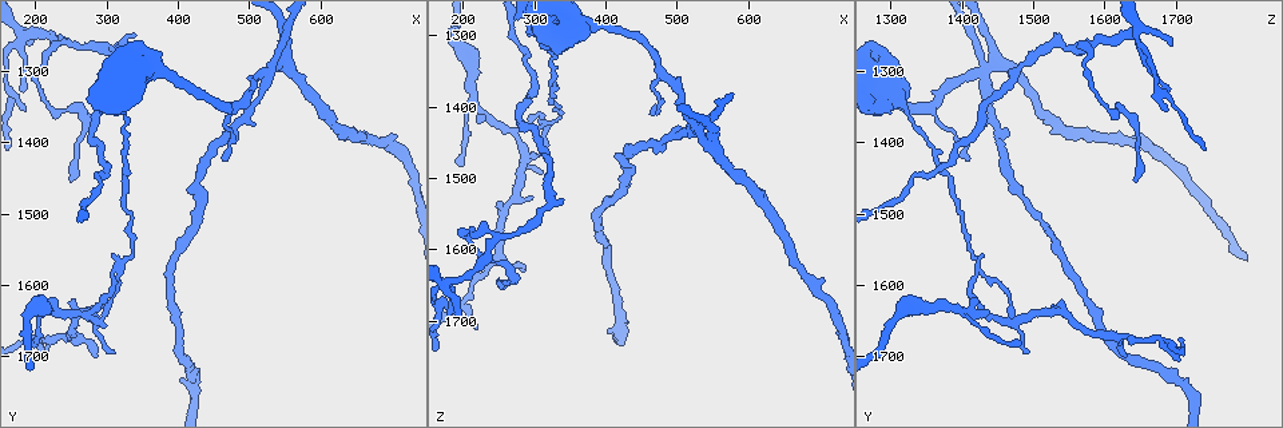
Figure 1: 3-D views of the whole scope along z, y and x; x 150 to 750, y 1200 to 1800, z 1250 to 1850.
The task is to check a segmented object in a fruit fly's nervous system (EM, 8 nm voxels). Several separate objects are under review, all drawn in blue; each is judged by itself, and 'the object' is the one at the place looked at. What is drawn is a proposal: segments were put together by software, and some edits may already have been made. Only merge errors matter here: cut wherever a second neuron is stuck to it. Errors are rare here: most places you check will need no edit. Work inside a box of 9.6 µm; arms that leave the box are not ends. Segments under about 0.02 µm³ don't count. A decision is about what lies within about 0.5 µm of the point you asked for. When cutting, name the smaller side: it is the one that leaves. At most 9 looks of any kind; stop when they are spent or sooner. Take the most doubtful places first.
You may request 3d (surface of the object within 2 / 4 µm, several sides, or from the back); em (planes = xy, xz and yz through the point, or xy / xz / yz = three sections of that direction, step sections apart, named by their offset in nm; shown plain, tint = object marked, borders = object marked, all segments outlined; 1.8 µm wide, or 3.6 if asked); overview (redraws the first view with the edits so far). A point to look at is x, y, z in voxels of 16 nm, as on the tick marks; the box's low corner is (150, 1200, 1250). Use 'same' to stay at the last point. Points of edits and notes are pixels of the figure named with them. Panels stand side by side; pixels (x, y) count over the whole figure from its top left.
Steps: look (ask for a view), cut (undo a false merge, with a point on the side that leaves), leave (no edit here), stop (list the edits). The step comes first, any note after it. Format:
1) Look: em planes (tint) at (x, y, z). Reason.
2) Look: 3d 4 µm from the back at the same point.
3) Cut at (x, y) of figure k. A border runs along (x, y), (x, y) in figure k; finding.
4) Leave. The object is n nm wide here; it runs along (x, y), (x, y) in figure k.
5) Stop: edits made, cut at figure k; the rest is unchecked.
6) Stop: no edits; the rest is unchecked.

Look: 3d 2 µm at (530, 1305, 1435). Two arms at a narrow angle.

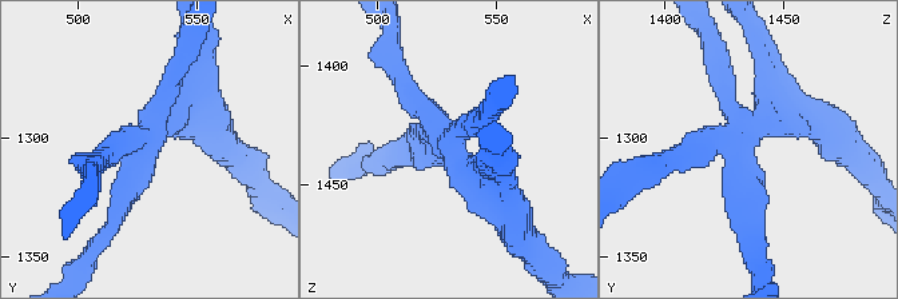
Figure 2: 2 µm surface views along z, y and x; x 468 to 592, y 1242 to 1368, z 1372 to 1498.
Look: em planes (tint) at (526, 1307, 1432).

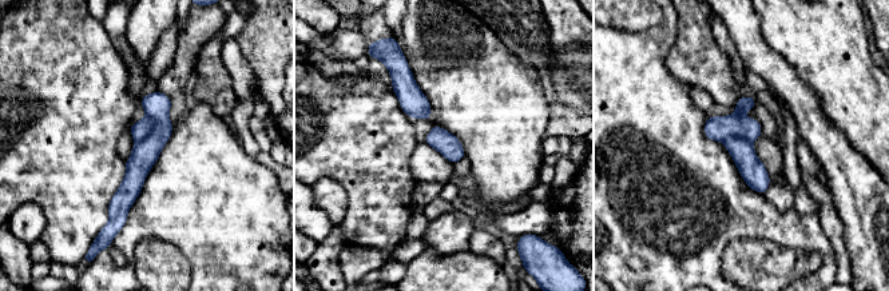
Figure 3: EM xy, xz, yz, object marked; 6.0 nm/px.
Cut at (145, 154) of figure 3. The part that leaves runs along (158, 95), (159, 136), (116, 222) in figure 3; two neurons meet here.

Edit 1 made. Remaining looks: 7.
Look: overview.

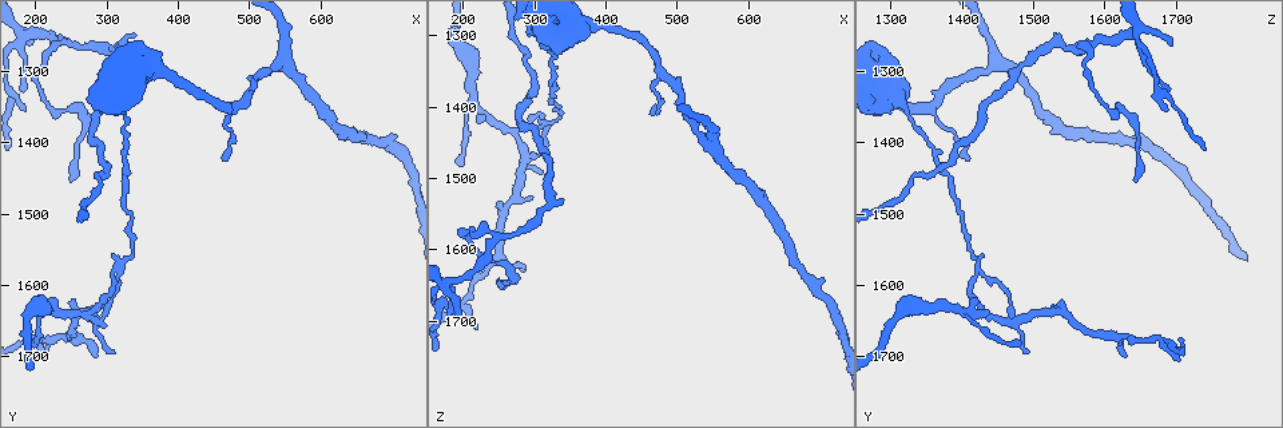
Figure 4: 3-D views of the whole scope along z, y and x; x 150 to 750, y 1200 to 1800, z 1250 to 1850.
Look: em 3.6 µm planes (tint) at (240, 1255, 1595). Arms part here.

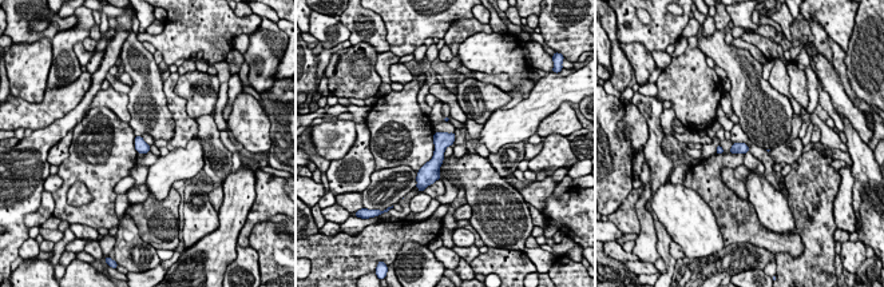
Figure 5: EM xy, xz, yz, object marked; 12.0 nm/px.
Leave. The object is 130 nm wide here; continuous, no second neuron.

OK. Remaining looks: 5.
Look: 3d 4 µm from the back at (315, 1580, 1425). Two arms in line, one across.

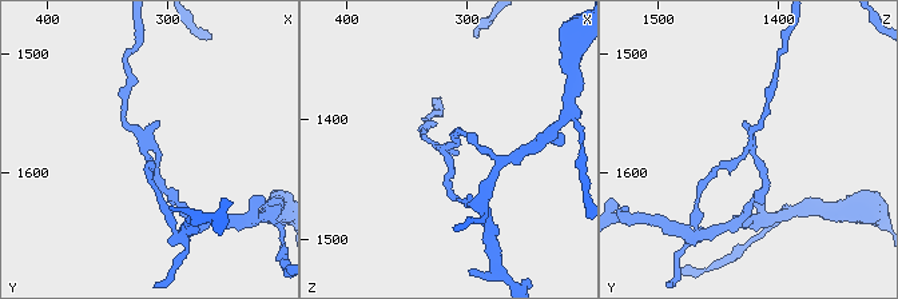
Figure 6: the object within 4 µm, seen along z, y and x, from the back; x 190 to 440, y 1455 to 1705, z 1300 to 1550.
Look: em planes (tint) at (316, 1576, 1422). Shape alone is not enough.

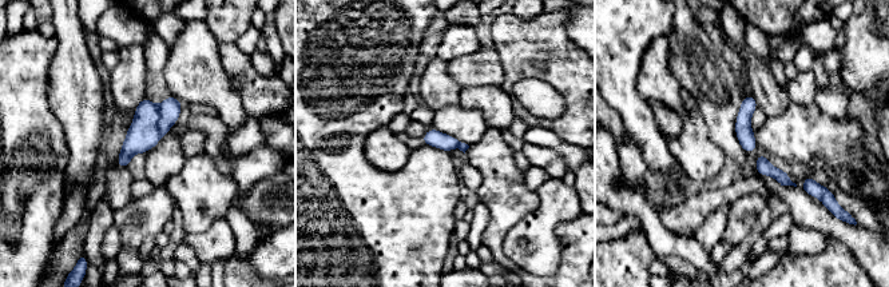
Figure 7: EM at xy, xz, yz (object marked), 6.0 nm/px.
Cut at (143, 134) of figure 7. A border runs along (157, 106), (161, 136) in figure 7; two neurons meet here.

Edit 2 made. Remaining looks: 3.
Look: em planes (tint) at (260, 1355, 1625). Sharp bend.

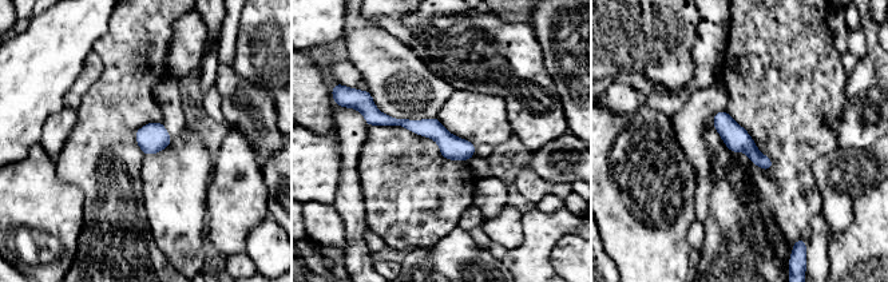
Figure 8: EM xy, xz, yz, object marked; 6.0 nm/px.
Leave. Continuous, no second neuron.

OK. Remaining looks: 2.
Stop: edits made, cut at figure 3, cut at figure 7; the rest is unchecked.

